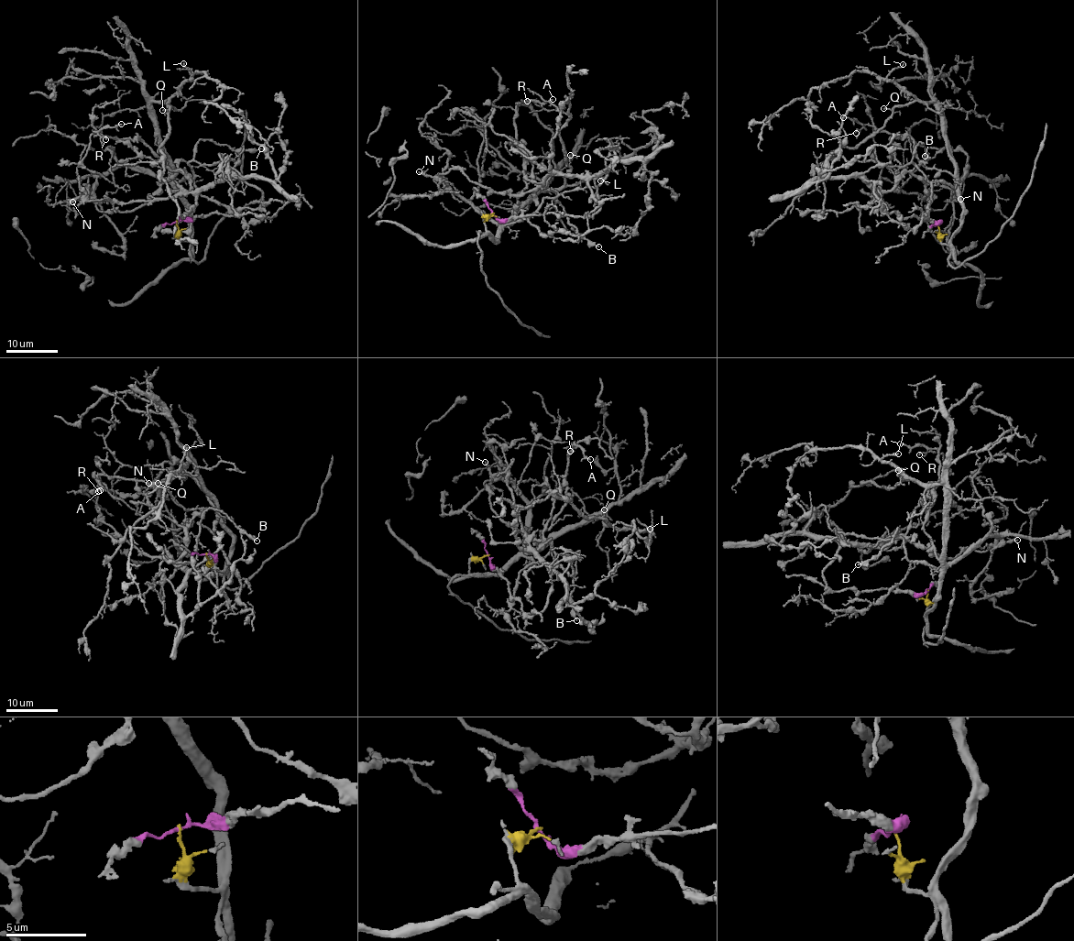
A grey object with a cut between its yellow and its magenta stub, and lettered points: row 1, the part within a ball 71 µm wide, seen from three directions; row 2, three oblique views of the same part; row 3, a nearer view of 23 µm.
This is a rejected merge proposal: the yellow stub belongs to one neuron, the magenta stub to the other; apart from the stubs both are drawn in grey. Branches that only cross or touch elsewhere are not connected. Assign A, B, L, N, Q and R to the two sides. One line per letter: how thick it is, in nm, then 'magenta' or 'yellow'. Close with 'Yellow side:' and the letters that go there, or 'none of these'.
A: calibre 140 nm; yellow
B: calibre 150 nm; yellow
L: calibre 160 nm; yellow
N: calibre 180 nm; yellow
Q: calibre 120 nm; yellow
R: calibre 150 nm; yellow
Yellow side: A, B, L, N, Q, R

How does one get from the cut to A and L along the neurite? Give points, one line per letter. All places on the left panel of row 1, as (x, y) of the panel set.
A: (176, 221), (179, 238), (189, 240), (189, 203), (174, 169), (138, 139), (94, 132), (121, 124)
L: (176, 221), (179, 238), (189, 240), (189, 203), (175, 185), (150, 103), (179, 93), (191, 77), (183, 63)

